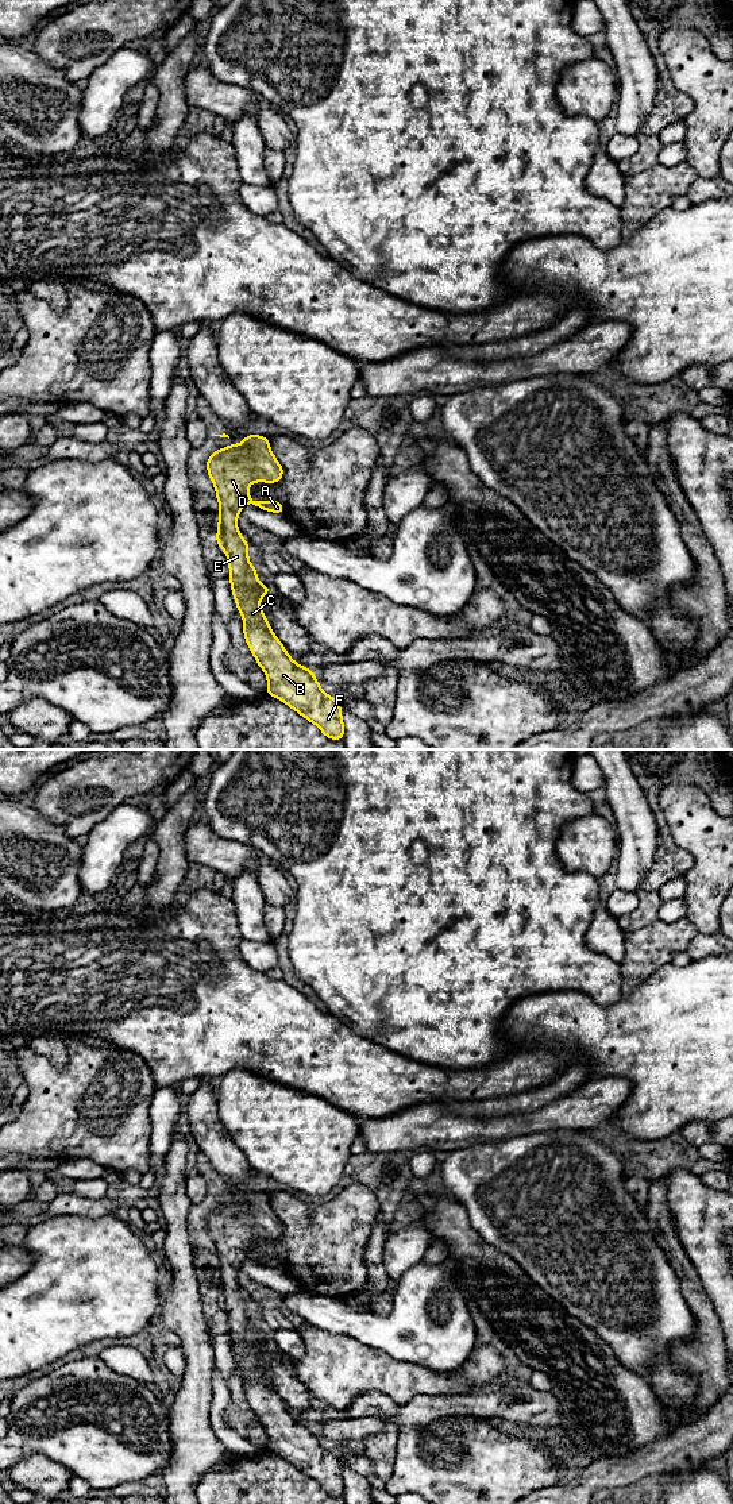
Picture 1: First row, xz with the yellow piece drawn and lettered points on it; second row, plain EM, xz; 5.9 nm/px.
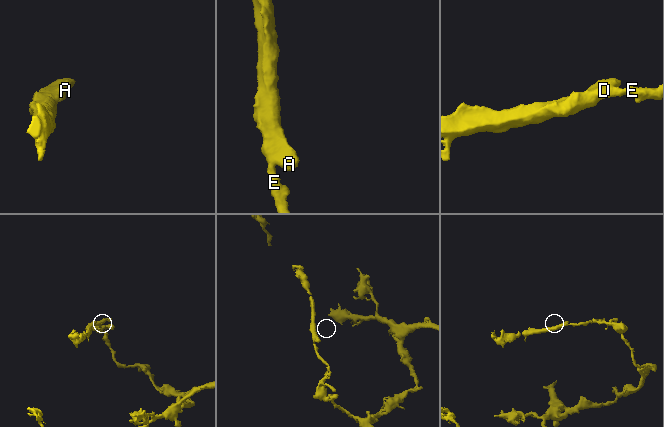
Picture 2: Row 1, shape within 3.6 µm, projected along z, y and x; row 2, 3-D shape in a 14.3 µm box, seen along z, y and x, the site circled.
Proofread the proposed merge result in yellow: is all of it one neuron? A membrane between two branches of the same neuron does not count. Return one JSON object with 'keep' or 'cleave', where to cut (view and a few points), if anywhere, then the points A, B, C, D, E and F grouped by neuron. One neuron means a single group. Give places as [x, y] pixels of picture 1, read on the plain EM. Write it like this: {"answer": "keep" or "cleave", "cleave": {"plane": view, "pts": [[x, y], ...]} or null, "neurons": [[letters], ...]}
{"answer": "keep", "cleave": null, "neurons": [["A", "B", "C", "D", "E", "F"]]}

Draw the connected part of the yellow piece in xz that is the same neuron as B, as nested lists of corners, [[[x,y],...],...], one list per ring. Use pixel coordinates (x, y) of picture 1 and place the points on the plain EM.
[[[247,1191],[236,1202],[216,1206],[207,1215],[208,1231],[215,1241],[220,1260],[216,1299],[225,1308],[229,1320],[231,1346],[243,1372],[243,1388],[256,1420],[267,1434],[266,1450],[278,1454],[332,1496],[344,1495],[340,1459],[323,1447],[313,1427],[297,1420],[274,1391],[259,1364],[265,1350],[273,1345],[258,1338],[258,1328],[248,1318],[248,1300],[240,1292],[236,1274],[244,1261],[285,1269],[278,1257],[252,1257],[248,1242],[252,1238],[275,1239],[283,1225],[271,1208],[269,1195]]]

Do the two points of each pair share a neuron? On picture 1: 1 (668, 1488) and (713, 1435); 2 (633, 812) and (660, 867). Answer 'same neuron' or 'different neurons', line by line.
1: different neurons
2: different neurons

